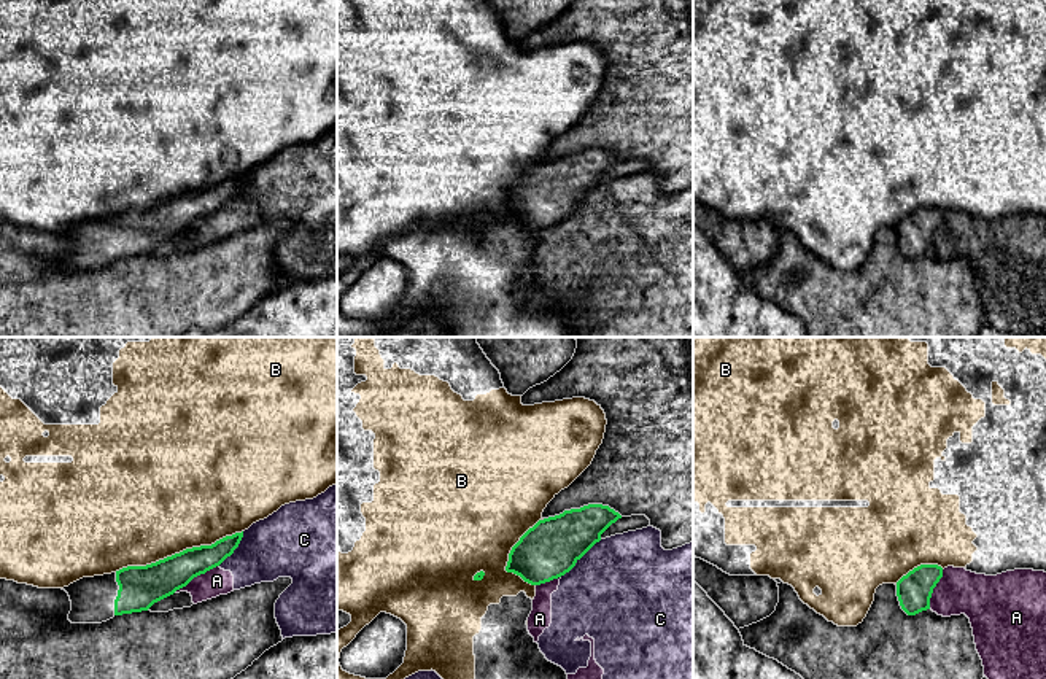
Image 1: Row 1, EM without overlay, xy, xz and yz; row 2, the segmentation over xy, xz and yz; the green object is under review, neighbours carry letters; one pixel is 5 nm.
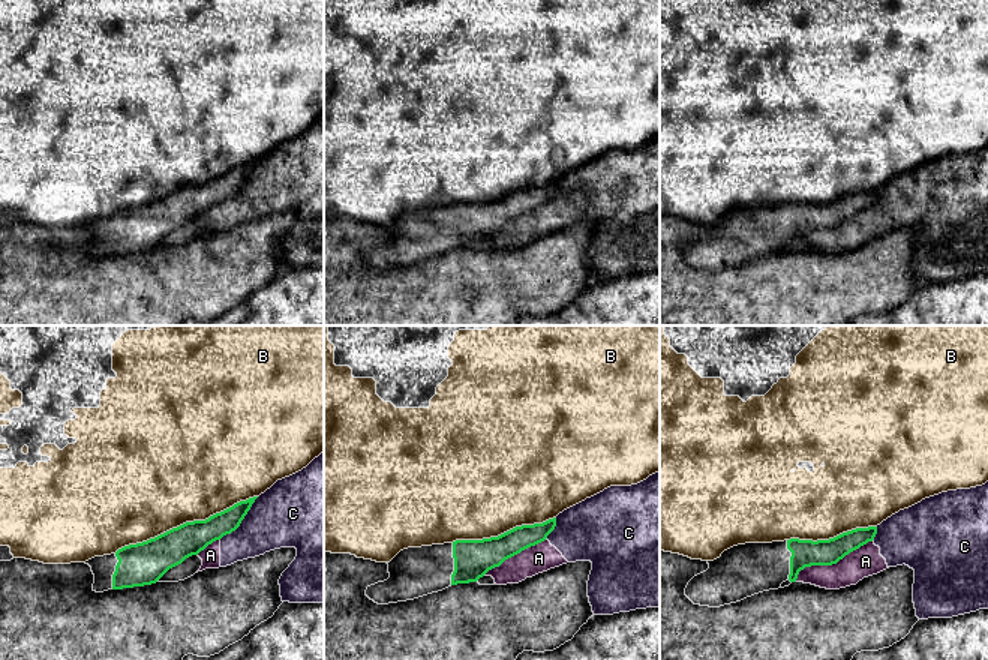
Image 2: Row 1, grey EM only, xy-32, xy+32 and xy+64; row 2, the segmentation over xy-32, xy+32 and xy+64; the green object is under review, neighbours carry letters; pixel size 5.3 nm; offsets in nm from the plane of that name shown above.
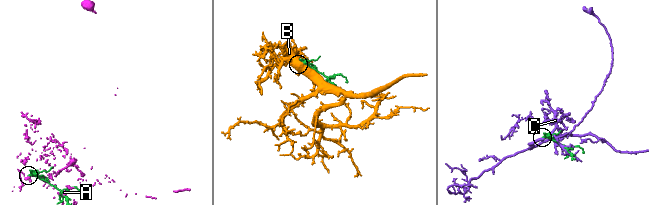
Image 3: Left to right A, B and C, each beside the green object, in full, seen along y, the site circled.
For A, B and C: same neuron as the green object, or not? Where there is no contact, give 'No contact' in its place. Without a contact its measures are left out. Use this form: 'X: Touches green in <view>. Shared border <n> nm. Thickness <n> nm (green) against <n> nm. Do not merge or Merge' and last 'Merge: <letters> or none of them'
A: Touches green in xy. Shared border 280 nm. Thickness 190 nm (green) against 140 nm. Do not merge
B: Touches green in xy. Shared border 700 nm. Thickness 200 nm (green) against 500 nm. Do not merge
C: Touches green in xz. Shared border 280 nm. Thickness 280 nm (green) against 500 nm. Do not merge
Merge: none of them

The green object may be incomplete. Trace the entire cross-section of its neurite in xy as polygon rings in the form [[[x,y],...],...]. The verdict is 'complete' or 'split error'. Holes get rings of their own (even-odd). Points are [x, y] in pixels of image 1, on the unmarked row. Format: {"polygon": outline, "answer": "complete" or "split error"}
{"polygon": [[[243,175],[146,210],[127,210],[111,218],[83,221],[62,232],[72,245],[68,264],[102,267],[114,259],[148,254],[194,221],[219,210],[234,197],[242,181]]], "answer": "split error"}

